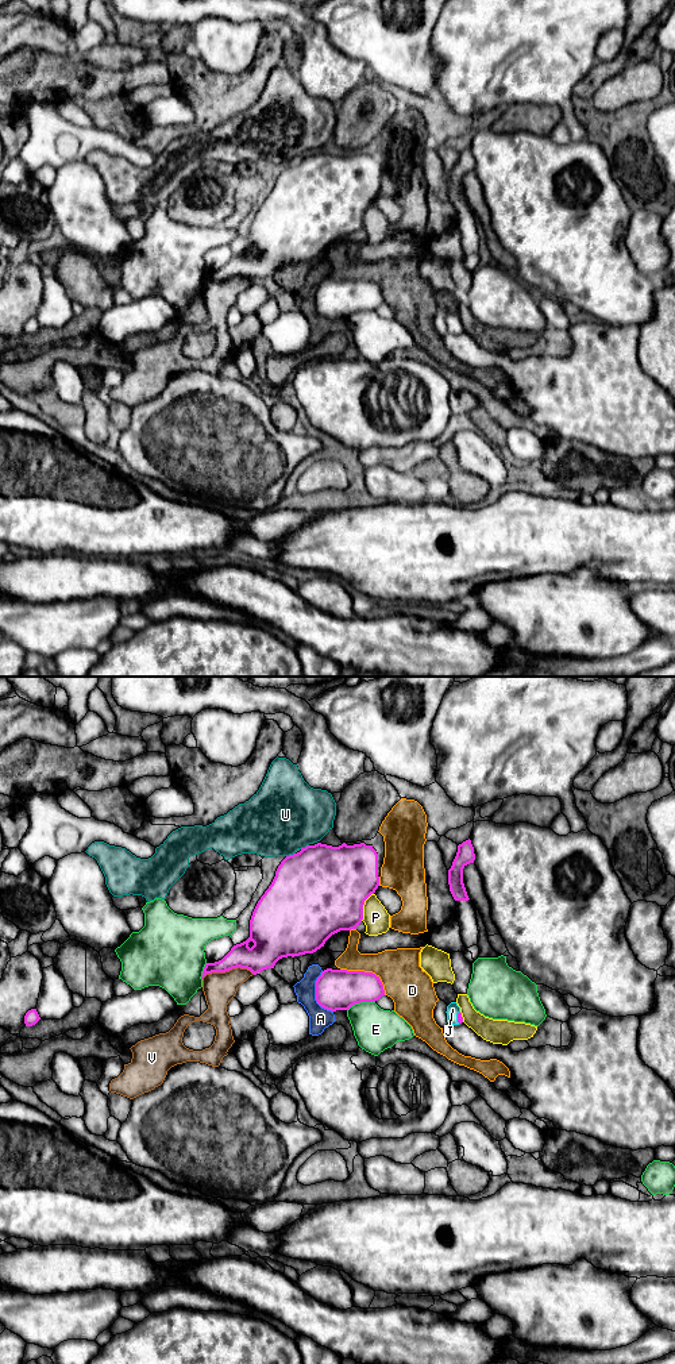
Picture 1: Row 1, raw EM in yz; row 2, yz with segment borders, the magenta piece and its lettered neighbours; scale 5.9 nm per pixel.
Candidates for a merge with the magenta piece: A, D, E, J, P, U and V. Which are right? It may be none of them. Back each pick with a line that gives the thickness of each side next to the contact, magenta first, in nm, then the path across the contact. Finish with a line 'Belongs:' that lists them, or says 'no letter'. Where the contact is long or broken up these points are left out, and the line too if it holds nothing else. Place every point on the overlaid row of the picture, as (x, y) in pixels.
J: 30/80 nm
Belongs: J

